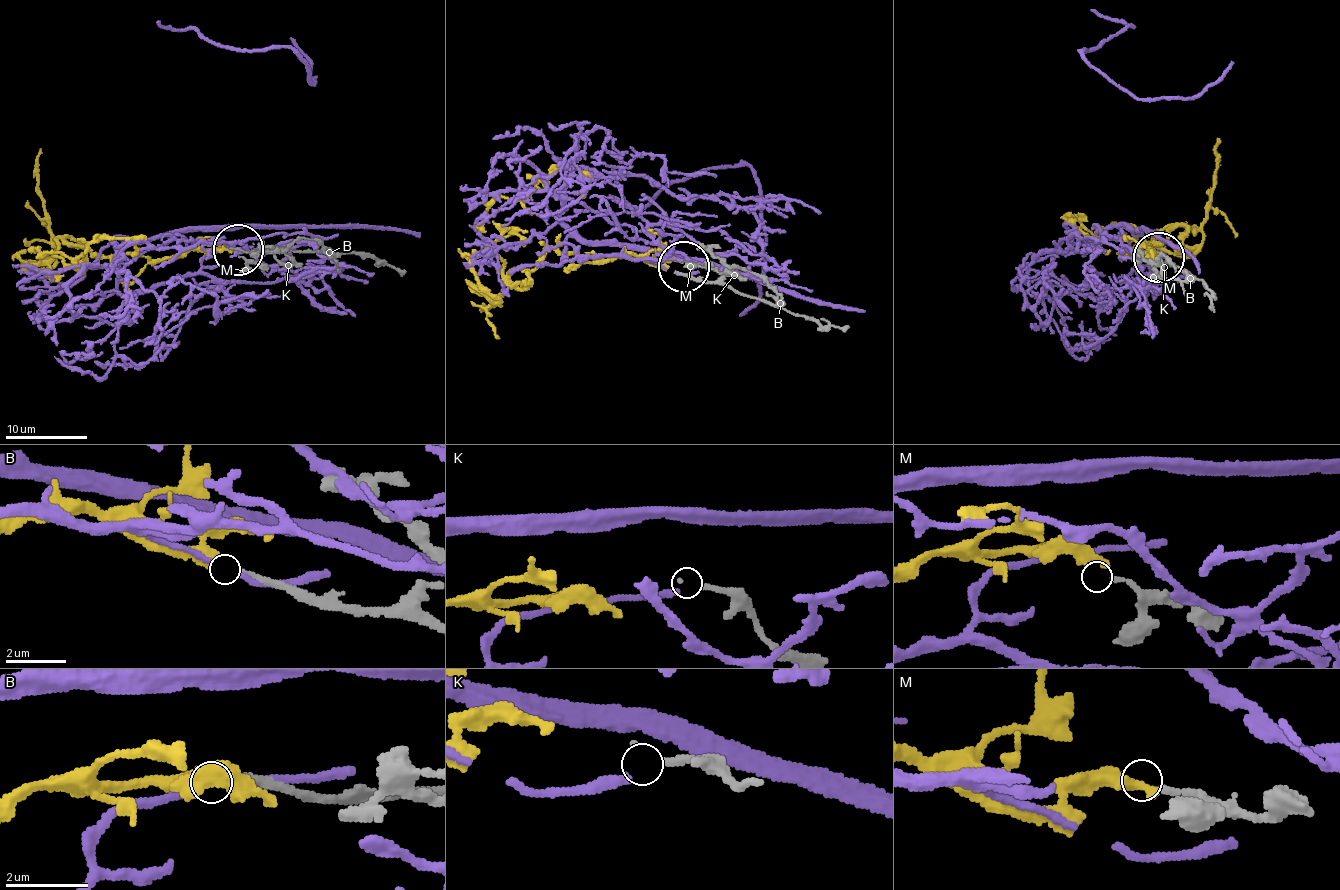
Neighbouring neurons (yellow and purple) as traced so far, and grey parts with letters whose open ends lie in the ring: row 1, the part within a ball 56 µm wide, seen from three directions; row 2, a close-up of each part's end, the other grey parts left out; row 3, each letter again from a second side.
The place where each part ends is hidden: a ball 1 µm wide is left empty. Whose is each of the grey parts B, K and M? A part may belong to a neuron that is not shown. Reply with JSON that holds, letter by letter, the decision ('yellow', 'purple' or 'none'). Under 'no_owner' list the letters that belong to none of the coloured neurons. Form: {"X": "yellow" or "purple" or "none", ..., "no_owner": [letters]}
{"B": "yellow", "K": "purple", "M": "none", "no_owner": ["M"]}

